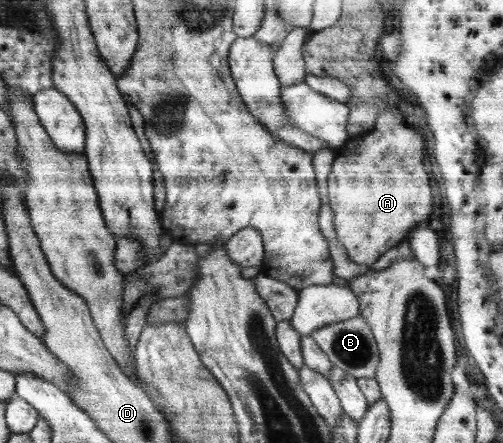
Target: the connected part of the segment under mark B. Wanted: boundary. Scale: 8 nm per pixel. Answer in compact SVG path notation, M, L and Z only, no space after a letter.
M361 316L319 327L310 336L335 367L355 378L375 378L375 371L379 365L379 350L369 324L365 323Z

